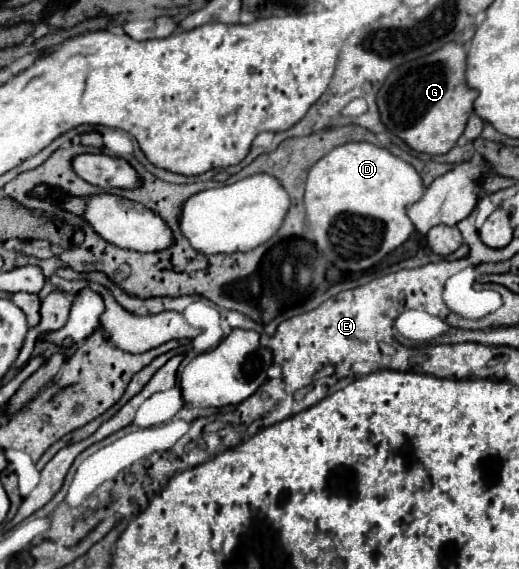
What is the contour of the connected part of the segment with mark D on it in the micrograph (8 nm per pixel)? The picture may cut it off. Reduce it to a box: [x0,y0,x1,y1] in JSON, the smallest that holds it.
[304,142,422,270]

